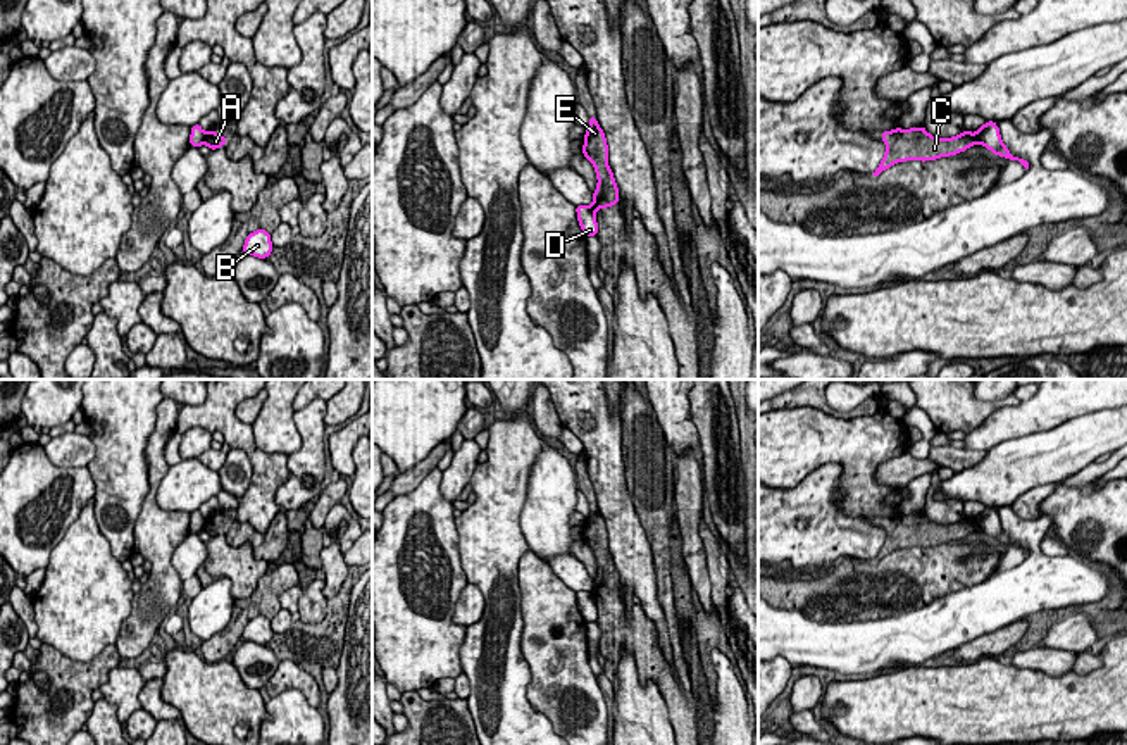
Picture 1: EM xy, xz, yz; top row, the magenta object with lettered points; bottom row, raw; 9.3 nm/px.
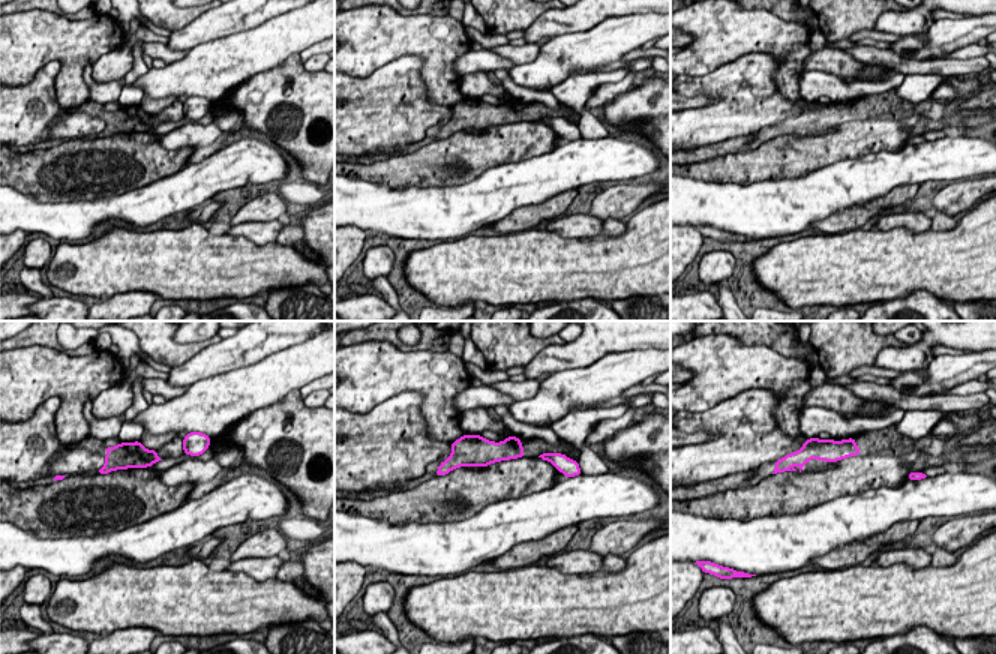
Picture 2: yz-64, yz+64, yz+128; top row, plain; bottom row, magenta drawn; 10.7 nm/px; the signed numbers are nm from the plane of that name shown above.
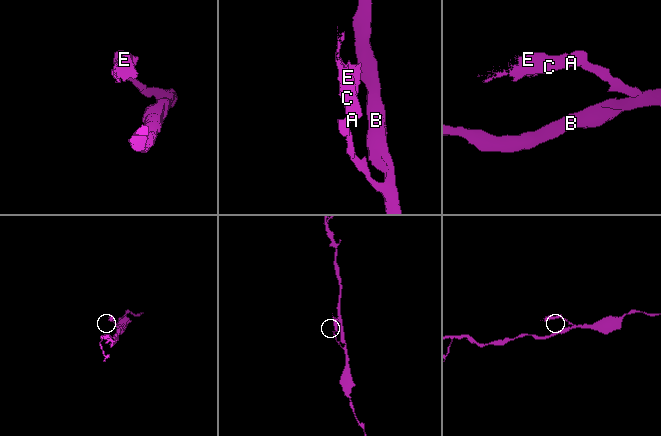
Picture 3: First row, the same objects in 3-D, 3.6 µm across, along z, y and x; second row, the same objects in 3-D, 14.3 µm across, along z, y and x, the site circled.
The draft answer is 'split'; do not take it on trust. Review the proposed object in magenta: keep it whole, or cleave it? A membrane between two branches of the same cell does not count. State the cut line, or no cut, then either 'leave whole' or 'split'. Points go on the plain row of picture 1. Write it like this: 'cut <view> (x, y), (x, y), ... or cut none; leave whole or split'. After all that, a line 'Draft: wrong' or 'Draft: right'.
cut xy (207, 519), (204, 528); split
Draft: right

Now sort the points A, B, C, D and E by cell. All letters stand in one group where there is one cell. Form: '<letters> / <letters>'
A C E / B D

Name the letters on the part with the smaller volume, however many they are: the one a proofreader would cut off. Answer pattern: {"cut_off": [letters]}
{"cut_off": ["A", "C", "E"]}

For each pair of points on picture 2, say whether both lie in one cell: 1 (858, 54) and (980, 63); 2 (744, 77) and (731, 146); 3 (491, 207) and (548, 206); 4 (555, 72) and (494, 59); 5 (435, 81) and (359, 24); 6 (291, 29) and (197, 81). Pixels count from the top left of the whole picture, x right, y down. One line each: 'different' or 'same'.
1: same
2: different
3: different
4: different
5: same
6: same

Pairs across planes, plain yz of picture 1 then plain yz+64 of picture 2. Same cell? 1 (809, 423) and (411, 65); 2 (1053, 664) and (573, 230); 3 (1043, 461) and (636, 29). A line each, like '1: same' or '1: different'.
1: different
2: same
3: same

